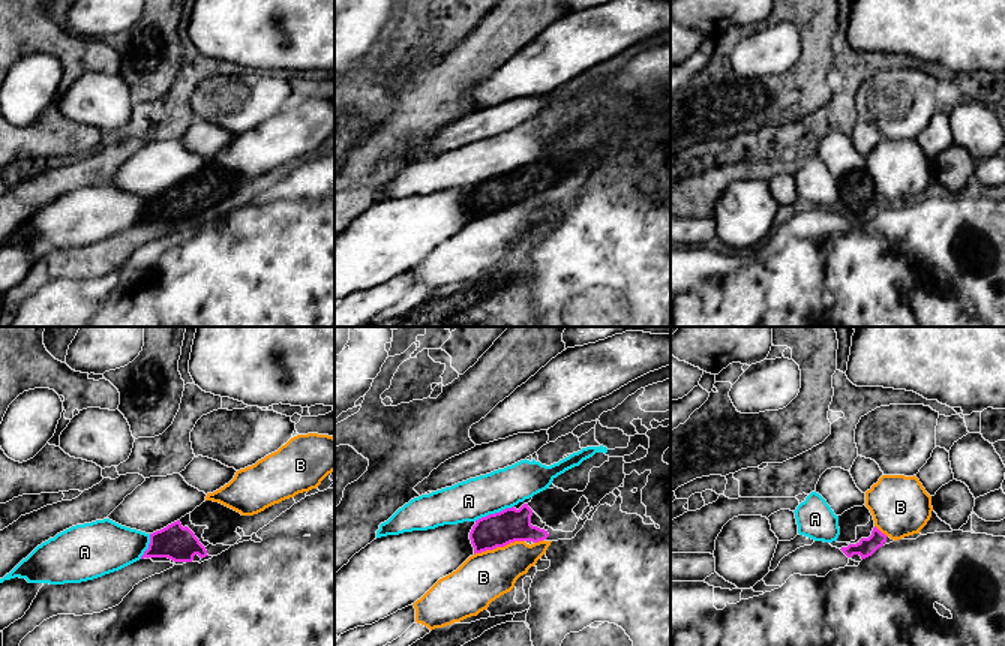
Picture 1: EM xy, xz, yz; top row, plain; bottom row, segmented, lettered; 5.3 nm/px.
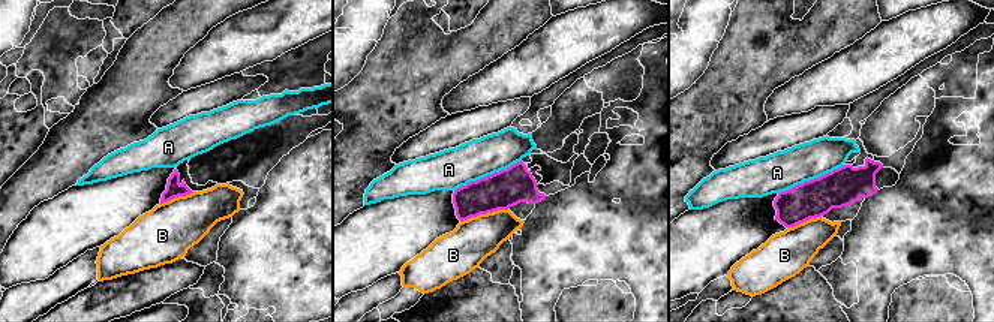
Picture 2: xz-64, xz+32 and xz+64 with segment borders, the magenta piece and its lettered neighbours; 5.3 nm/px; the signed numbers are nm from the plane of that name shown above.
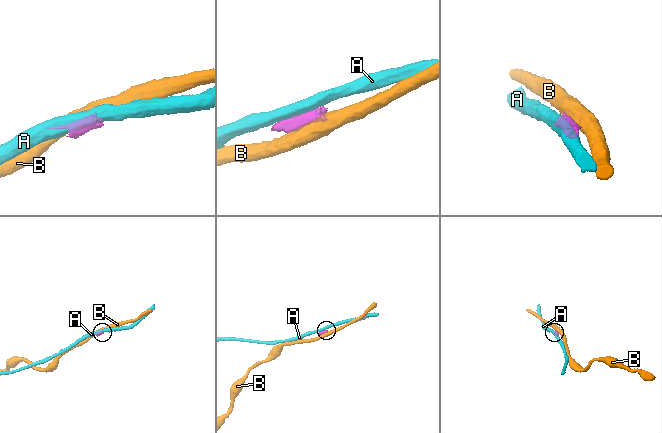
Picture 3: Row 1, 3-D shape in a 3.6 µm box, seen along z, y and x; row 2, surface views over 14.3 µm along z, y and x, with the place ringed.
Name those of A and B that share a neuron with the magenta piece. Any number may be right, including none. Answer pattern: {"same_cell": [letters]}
{"same_cell": []}

